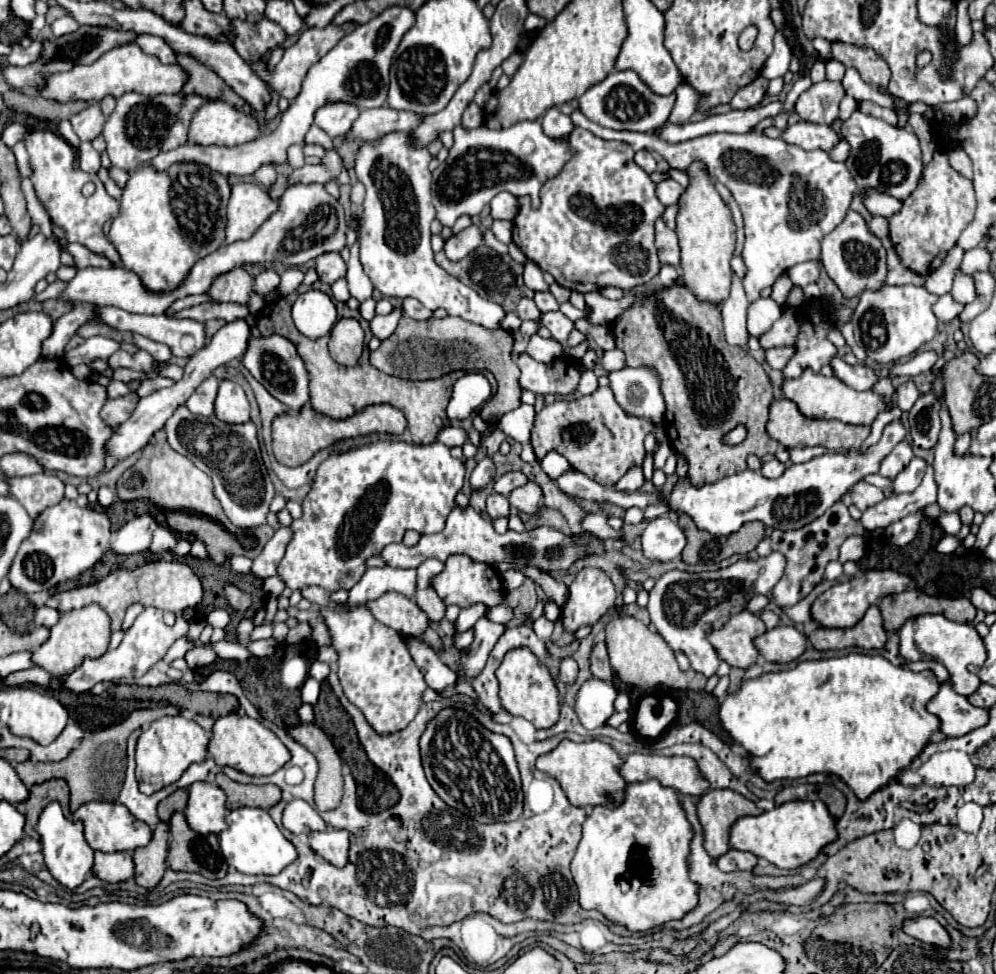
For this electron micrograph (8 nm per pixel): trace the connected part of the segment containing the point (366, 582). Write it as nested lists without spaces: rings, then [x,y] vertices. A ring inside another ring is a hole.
[[[373,567],[363,573],[359,583],[349,591],[351,605],[363,605],[367,601],[379,599],[383,593],[395,591],[405,597],[413,597],[417,575],[413,569],[393,569],[393,567]]]

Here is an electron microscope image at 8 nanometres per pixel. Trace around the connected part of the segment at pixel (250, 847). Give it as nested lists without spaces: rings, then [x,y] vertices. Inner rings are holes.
[[[239,807],[239,809],[229,811],[225,821],[229,827],[219,833],[221,853],[225,855],[225,861],[229,863],[229,867],[235,867],[239,873],[277,875],[297,859],[295,847],[283,837],[283,833],[273,823],[273,819],[269,817],[269,813],[265,809]]]

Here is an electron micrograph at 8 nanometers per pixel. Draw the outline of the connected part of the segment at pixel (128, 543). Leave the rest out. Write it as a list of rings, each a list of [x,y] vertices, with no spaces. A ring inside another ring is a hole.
[[[141,515],[131,521],[127,521],[115,535],[115,541],[111,543],[111,551],[119,555],[131,555],[131,553],[143,553],[151,545],[151,535],[157,529],[157,523],[151,515]]]

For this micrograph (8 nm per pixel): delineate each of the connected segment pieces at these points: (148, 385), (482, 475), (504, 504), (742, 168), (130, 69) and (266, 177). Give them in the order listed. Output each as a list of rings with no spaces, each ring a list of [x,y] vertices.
[[[149,377],[149,379],[145,379],[143,383],[141,383],[141,397],[147,397],[147,395],[151,395],[153,391],[159,391],[159,389],[163,389],[163,387],[171,387],[173,385],[173,381],[171,379],[165,379],[165,377]]]
[[[485,457],[485,459],[481,459],[481,461],[477,463],[477,467],[473,469],[469,483],[471,483],[471,487],[477,491],[477,489],[485,487],[489,481],[493,481],[493,477],[495,477],[495,465],[493,465],[493,461],[491,461],[489,457]]]
[[[491,493],[491,495],[487,497],[485,513],[487,513],[491,519],[507,517],[507,515],[509,515],[509,501],[507,501],[507,497],[503,497],[503,495],[499,495],[499,493]]]
[[[575,111],[571,119],[577,127],[589,129],[601,139],[625,141],[635,151],[643,147],[657,151],[673,169],[683,173],[693,161],[699,161],[707,167],[713,179],[721,181],[733,193],[745,219],[743,259],[747,273],[743,277],[743,287],[749,301],[757,301],[759,293],[765,287],[771,287],[789,267],[819,259],[821,239],[841,223],[857,191],[855,179],[847,171],[845,163],[831,161],[821,149],[805,151],[797,145],[785,143],[783,139],[769,139],[759,131],[743,135],[711,133],[671,145],[651,133],[613,131],[601,127],[585,119],[581,111]]]
[[[127,43],[121,47],[115,47],[107,51],[101,59],[97,59],[91,65],[77,65],[67,73],[55,73],[47,79],[47,85],[41,89],[41,95],[45,99],[55,101],[101,101],[105,95],[121,97],[123,93],[135,91],[141,95],[159,95],[159,93],[181,93],[181,87],[185,85],[185,71],[181,71],[181,65],[163,65],[157,57],[145,55],[141,47],[135,43]]]
[[[263,165],[261,169],[255,171],[253,177],[255,177],[255,181],[261,183],[263,187],[271,187],[271,185],[275,183],[275,179],[277,179],[277,173],[275,173],[275,167],[273,167],[273,165]]]

